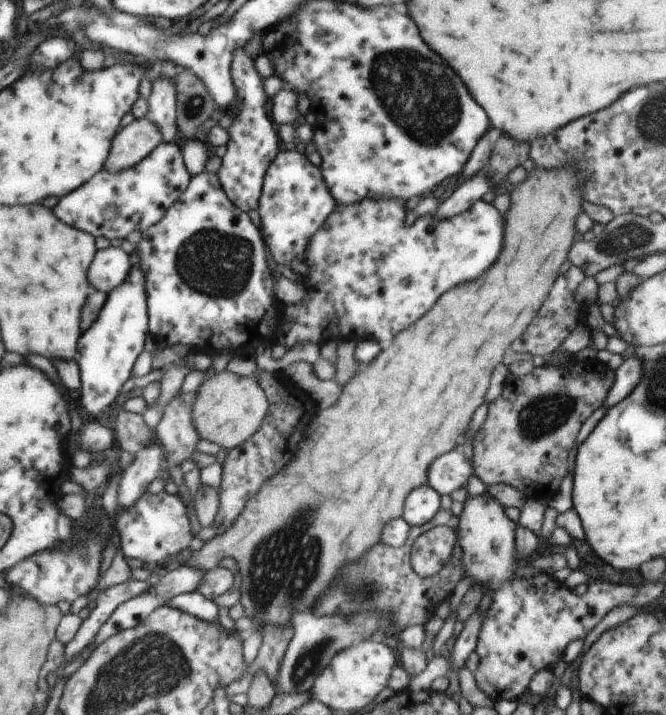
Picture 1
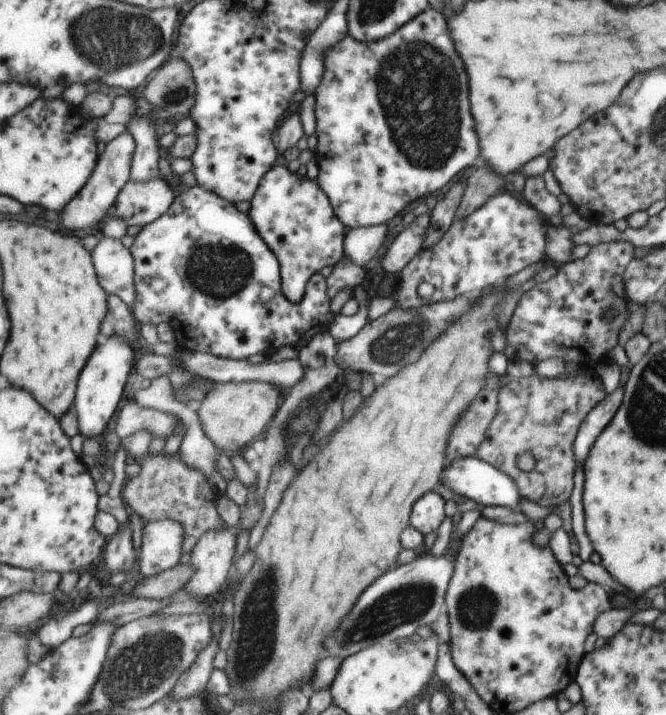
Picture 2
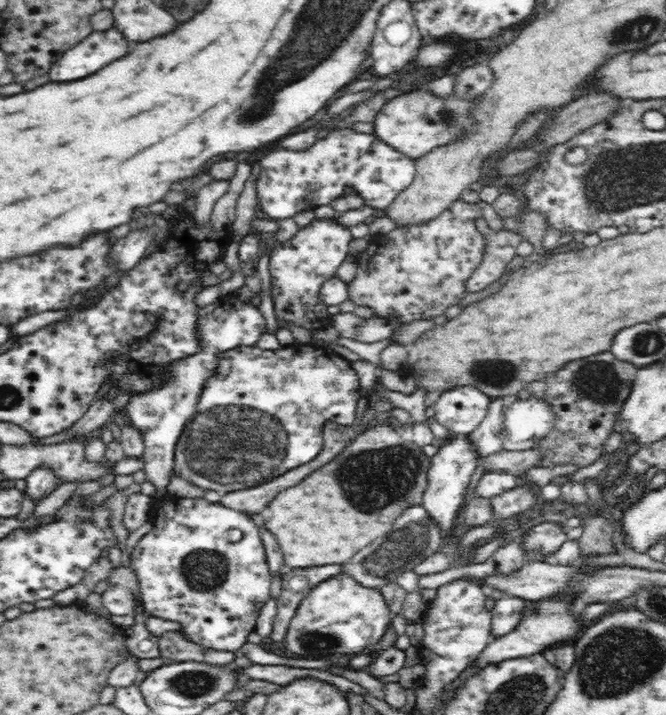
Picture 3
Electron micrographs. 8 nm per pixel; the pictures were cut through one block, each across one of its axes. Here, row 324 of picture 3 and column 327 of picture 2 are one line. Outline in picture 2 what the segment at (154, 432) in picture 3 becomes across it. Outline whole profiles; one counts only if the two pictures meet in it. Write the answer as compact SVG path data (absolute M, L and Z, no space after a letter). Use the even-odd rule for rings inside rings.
M277 164L273 166L273 170L269 170L269 174L265 174L265 182L261 182L261 190L256 190L251 197L247 216L265 246L268 246L279 260L283 293L293 303L299 302L304 297L304 289L311 280L312 274L318 273L323 266L333 267L343 257L344 225L336 217L327 195L317 182L307 179L306 176L301 178L285 166Z

